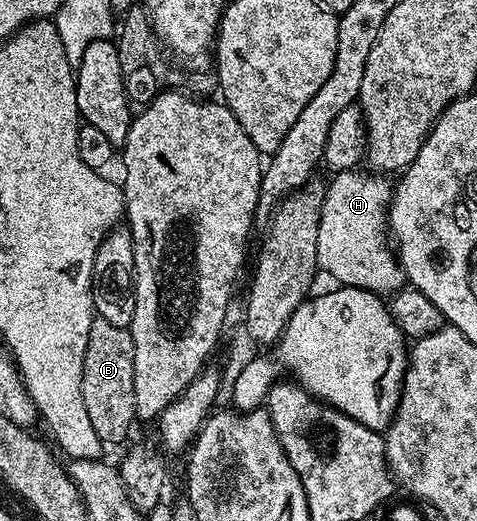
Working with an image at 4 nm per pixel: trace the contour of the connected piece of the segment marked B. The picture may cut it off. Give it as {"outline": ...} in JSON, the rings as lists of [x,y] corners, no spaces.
{"outline":[[[95,318],[88,349],[84,357],[82,374],[84,409],[92,420],[92,429],[103,444],[118,443],[136,423],[136,389],[134,388],[134,342],[125,327],[108,325],[108,321]]]}

